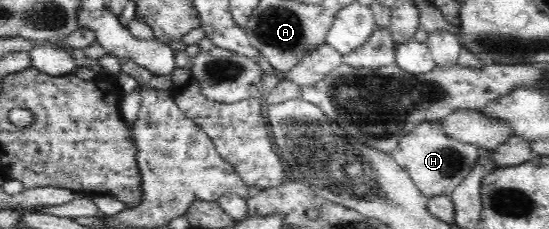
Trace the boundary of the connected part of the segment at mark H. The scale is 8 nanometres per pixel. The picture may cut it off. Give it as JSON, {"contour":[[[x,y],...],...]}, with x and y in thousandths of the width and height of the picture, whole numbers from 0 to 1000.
{"contour":[[[796,524],[763,537],[743,590],[738,590],[714,659],[721,712],[734,729],[758,817],[778,860],[820,856],[849,782],[856,742],[869,721],[874,646],[858,624],[834,620],[800,563]]]}

